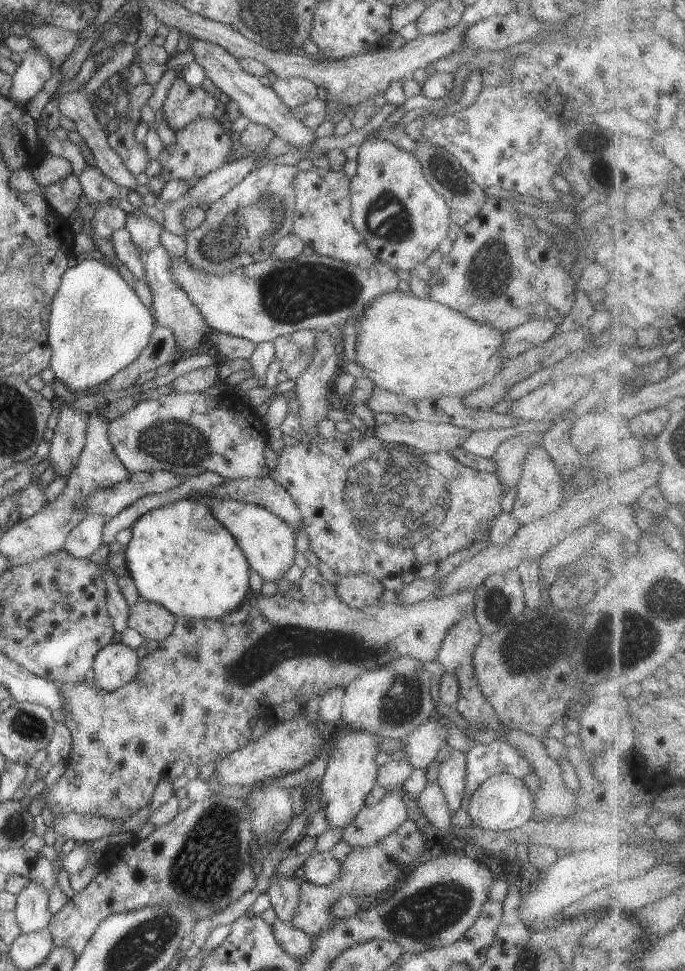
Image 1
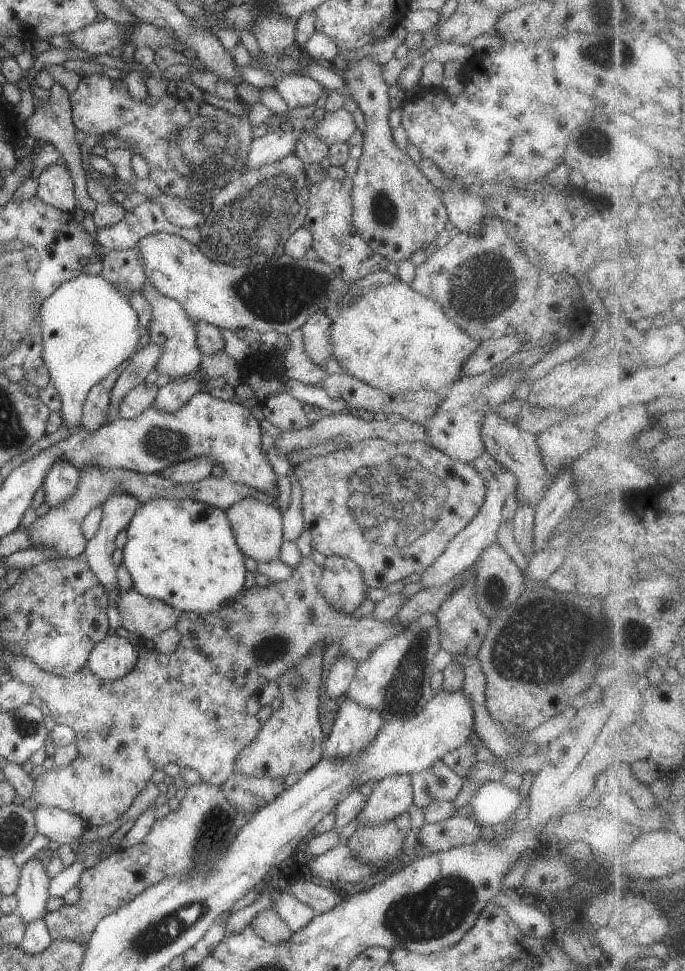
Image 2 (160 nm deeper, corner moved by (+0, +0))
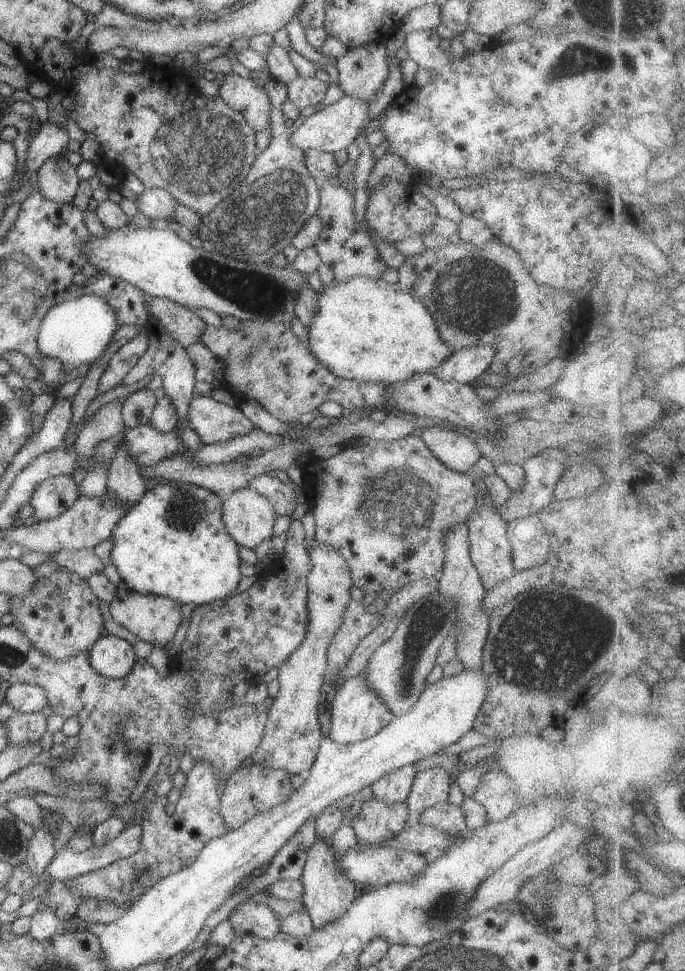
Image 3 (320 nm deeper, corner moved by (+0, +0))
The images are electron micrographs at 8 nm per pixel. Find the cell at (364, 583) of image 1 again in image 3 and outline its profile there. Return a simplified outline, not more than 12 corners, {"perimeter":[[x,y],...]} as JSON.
{"perimeter":[[314,541],[305,639],[252,764],[309,772],[323,738],[327,648],[353,586],[346,559]]}

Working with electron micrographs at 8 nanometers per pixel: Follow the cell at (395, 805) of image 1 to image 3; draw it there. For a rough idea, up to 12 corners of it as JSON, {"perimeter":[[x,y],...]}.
{"perimeter":[[403,766],[371,784],[385,803],[409,797],[416,768]]}

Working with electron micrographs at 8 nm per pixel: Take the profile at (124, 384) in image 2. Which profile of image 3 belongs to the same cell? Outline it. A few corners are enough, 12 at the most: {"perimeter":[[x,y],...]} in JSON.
{"perimeter":[[124,398],[101,406],[76,437],[77,467],[79,486],[96,445],[115,440],[126,428]]}

